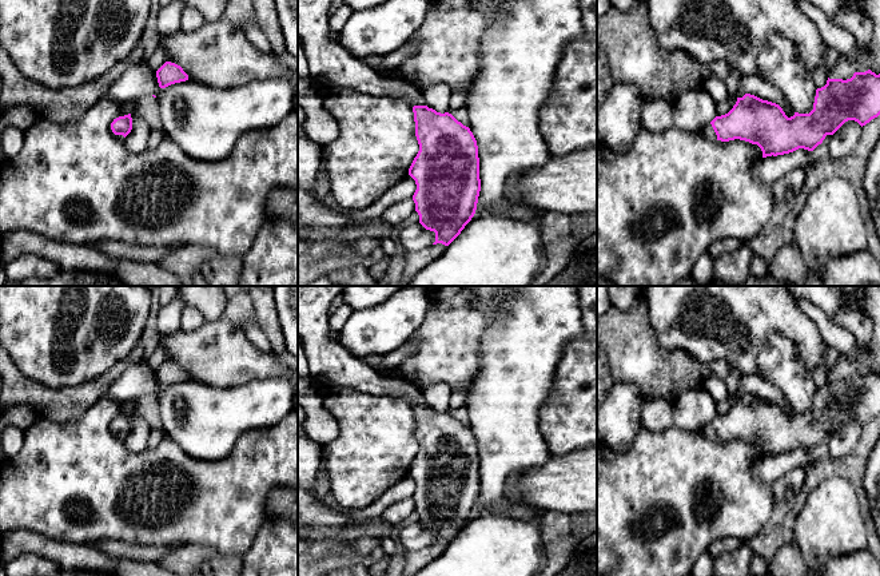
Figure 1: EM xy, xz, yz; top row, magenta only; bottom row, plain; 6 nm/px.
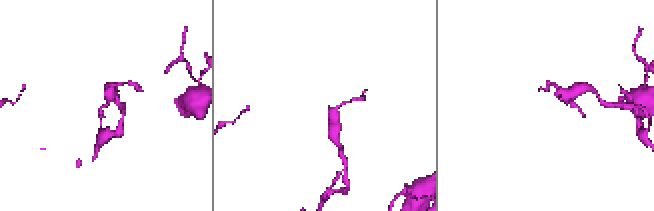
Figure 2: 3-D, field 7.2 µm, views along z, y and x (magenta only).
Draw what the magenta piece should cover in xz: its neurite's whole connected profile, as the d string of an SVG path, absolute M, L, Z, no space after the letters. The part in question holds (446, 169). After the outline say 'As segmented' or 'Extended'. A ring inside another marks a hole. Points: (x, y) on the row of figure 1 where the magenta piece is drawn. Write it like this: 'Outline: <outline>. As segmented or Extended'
Outline: M298 0L298 39L303 44L310 76L326 87L347 87L370 96L406 99L413 106L415 136L419 151L409 175L415 180L413 195L419 223L435 233L435 242L449 246L475 214L481 191L477 140L469 127L451 114L437 112L425 104L423 94L411 83L398 78L385 78L362 59L349 53L330 36L330 5L333 0Z. Extended

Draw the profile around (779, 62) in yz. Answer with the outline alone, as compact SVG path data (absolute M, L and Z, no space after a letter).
M781 33L766 37L757 67L760 78L776 86L796 112L813 110L817 87L792 40Z

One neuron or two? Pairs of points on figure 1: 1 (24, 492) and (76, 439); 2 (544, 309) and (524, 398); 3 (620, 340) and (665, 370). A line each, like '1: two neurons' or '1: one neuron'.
1: one neuron
2: one neuron
3: one neuron

